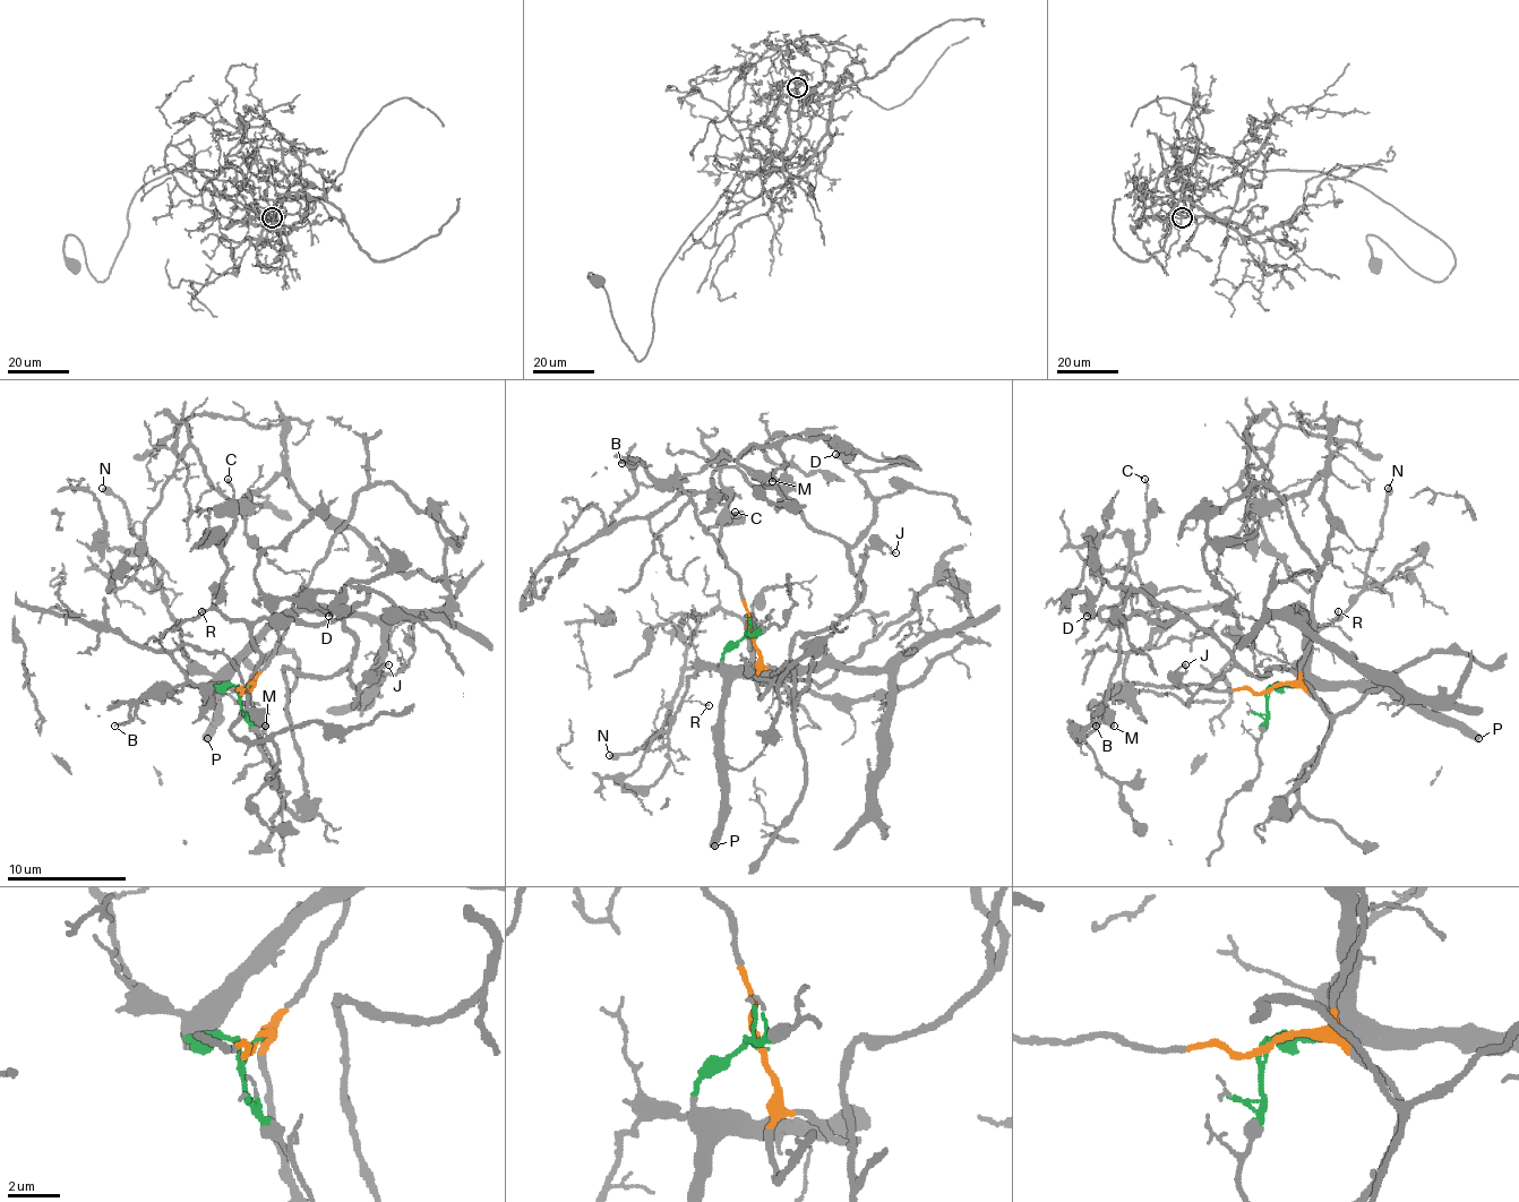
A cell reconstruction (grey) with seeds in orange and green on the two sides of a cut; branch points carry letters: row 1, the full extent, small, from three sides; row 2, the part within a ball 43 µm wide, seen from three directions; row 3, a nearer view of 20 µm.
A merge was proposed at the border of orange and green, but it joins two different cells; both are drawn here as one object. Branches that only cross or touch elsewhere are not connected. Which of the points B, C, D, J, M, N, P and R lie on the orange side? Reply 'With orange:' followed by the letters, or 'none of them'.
With orange: B, C, D, J, M

